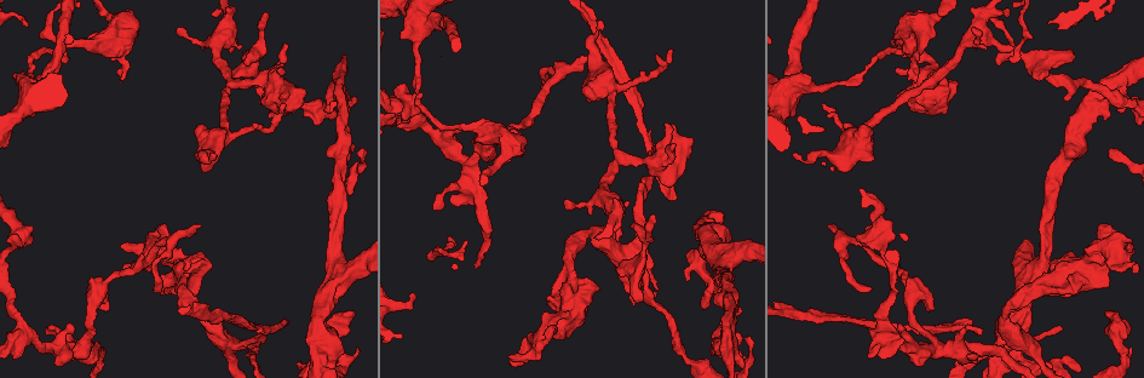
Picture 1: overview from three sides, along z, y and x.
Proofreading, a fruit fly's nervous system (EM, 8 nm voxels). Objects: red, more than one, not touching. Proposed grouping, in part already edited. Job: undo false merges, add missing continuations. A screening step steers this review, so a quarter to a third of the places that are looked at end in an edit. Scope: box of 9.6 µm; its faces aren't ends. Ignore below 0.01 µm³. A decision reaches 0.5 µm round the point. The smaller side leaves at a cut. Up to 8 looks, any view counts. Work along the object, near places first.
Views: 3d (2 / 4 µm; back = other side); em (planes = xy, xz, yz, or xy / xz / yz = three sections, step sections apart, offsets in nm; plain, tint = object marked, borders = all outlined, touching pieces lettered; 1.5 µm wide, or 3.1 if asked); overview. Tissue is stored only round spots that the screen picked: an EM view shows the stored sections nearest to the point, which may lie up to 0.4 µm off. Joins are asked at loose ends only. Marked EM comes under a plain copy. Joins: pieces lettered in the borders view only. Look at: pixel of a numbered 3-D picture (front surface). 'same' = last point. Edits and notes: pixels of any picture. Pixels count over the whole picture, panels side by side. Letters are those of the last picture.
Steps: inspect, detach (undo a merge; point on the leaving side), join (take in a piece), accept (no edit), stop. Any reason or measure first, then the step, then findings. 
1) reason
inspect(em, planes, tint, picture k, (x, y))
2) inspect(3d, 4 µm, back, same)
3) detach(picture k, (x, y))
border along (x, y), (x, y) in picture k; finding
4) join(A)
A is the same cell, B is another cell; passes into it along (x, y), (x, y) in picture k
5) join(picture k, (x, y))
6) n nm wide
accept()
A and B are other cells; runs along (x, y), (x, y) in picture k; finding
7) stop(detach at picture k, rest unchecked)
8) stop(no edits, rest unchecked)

branch stops here
inspect(3d, 2 µm, picture 1, (1042, 76))

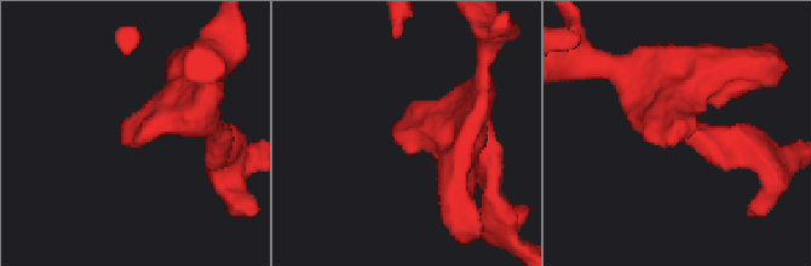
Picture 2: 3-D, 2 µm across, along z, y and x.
need the tissue
inspect(em, yz, step 4, borders, picture 2, (667, 140))

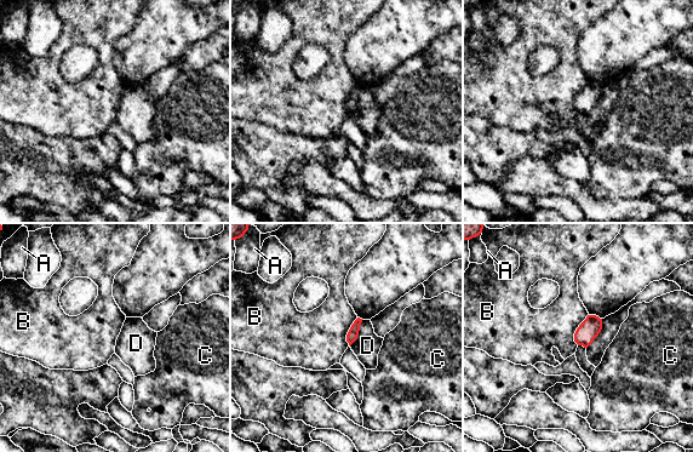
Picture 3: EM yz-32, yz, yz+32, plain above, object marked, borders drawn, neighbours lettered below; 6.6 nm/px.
another direction
inspect(em, planes, borders, same)

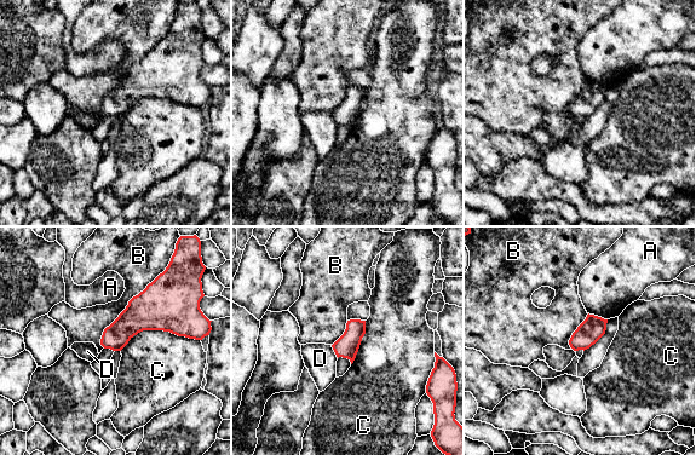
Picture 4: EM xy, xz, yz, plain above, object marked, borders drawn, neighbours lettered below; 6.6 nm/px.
B touches over 650 nm
accept()
A, B, C and D are other cells; none of them fits

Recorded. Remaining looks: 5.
calibre changes
inspect(em, planes, borders, picture 1, (660, 160))

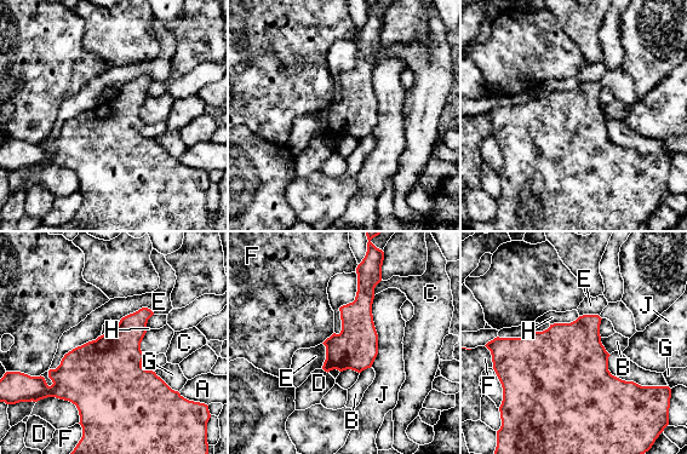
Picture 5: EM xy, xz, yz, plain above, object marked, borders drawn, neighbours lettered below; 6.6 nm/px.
accept()
A, B, C, D, E, F, G, H and J are other cells; border along (79, 423), (81, 438), (73, 449) in picture 5; continuous, no second neuron

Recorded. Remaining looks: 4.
free end
inspect(3d, 4 µm, picture 1, (550, 306))

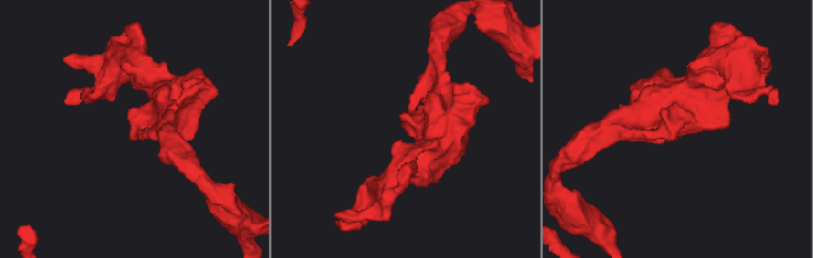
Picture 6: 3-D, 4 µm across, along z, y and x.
need the tissue
inspect(em, planes, borders, picture 6, (674, 138))

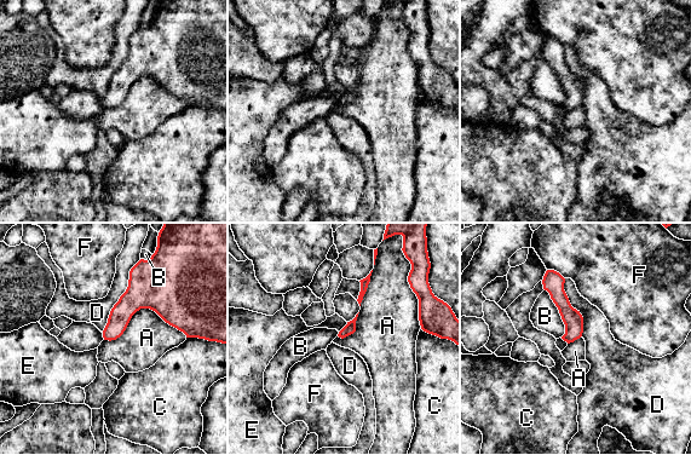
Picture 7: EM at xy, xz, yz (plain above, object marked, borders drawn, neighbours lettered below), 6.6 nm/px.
accept()
A, B, C, D, E and F are other cells; none of them fits

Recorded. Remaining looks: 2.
stop(no edits, rest unchecked)

